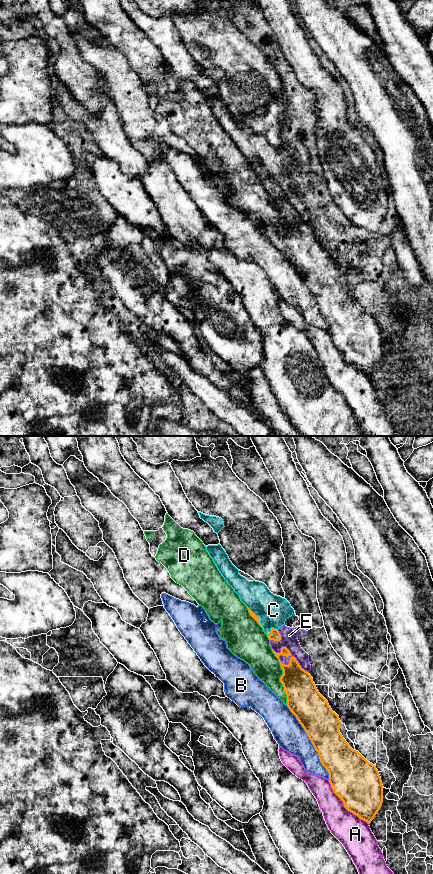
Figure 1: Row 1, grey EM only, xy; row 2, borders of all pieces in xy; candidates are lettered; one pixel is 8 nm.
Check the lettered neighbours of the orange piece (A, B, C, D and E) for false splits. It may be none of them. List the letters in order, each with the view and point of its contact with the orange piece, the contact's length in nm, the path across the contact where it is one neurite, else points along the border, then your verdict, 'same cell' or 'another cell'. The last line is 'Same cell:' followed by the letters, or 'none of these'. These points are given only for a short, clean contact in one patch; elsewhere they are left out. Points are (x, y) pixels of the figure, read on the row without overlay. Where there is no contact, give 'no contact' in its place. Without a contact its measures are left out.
A: contact xy (344, 357); length 480 nm; another cell
B: contact xy (311, 293); length 700 nm; another cell
C: contact xy (258, 169); length 220 nm; another cell
D: contact xy (281, 229); length 460 nm; another cell
E: contact xy (292, 208); length 360 nm; another cell
Same cell: none of these

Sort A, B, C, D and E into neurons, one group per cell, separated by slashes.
A / B / C E / D

